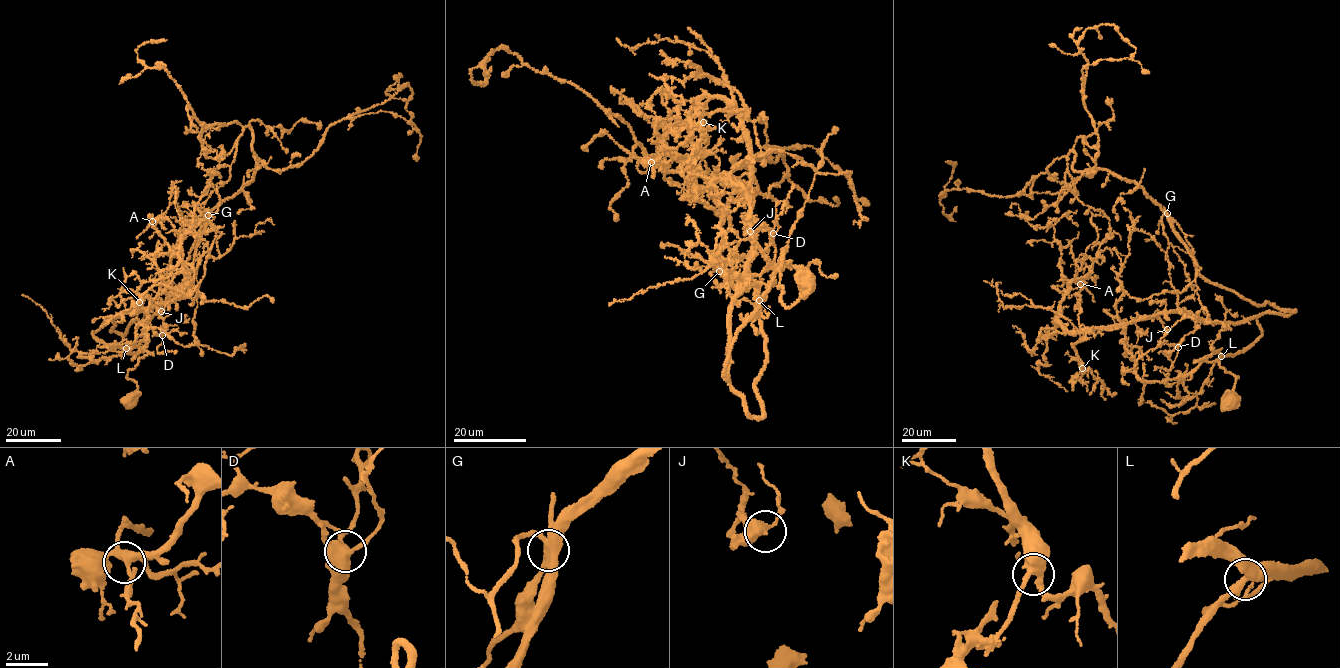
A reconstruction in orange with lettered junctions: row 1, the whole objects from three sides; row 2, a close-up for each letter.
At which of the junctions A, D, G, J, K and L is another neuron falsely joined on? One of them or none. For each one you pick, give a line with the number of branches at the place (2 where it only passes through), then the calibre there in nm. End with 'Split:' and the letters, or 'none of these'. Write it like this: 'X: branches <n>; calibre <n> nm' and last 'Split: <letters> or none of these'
G: branches 5; calibre 420 nm
Split: G

